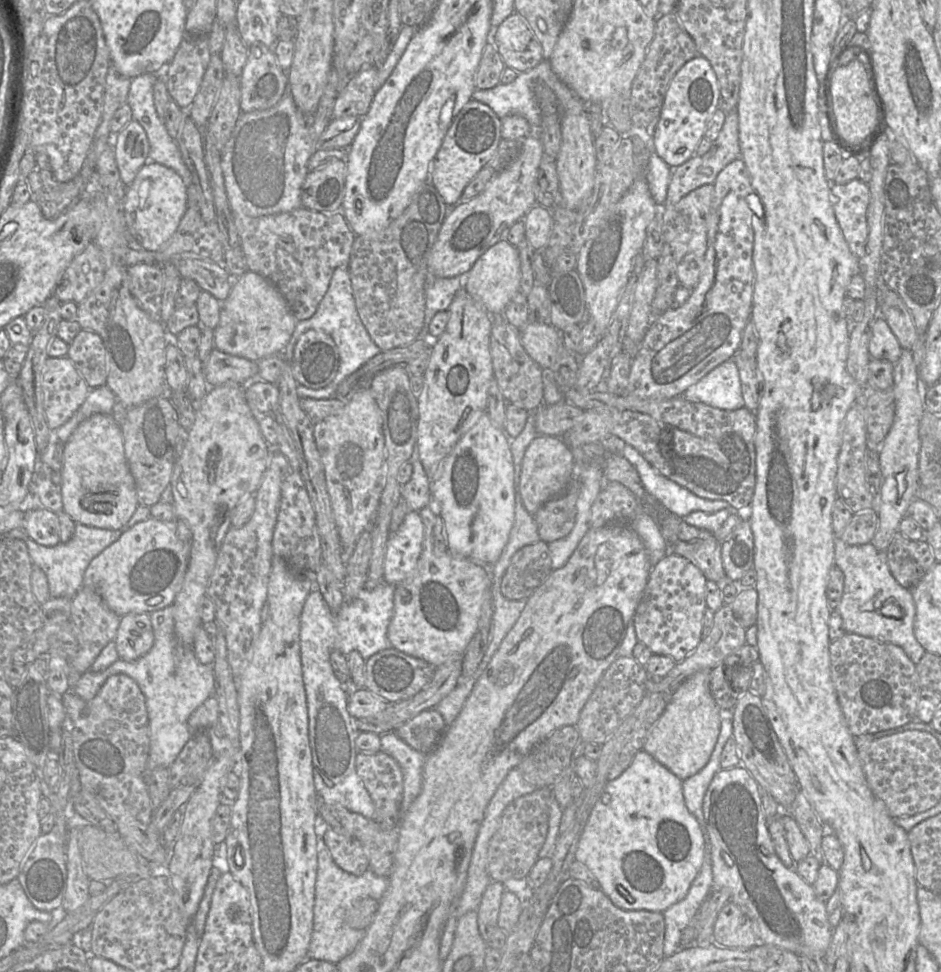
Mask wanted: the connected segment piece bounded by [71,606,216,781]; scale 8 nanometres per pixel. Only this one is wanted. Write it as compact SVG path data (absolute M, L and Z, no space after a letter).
M171 606L162 608L149 614L154 633L154 644L150 651L135 661L125 661L118 659L111 666L99 672L91 670L81 674L76 683L72 686L72 690L84 701L92 700L106 680L116 674L124 674L131 677L142 691L149 720L150 731L150 752L145 770L145 781L148 772L152 772L158 767L170 768L175 762L179 753L192 736L188 726L188 718L201 706L216 690L216 681L213 665L204 665L197 659L192 646L181 644L175 634L173 608Z

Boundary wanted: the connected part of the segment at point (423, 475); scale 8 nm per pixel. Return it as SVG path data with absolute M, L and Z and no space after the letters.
M417 443L409 462L413 465L411 479L401 486L401 499L409 510L419 512L429 506L432 500L430 492L430 479L419 458Z

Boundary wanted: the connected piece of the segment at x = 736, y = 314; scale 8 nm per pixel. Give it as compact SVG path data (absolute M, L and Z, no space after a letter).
M737 158L730 162L725 168L721 170L714 182L714 196L711 204L709 214L707 215L707 251L705 254L704 270L697 286L692 290L689 299L684 305L678 308L670 308L659 315L650 325L646 336L642 342L640 350L635 358L632 360L631 372L626 387L626 392L629 395L638 398L664 398L670 399L677 396L682 396L683 393L692 385L696 384L703 377L705 377L714 368L723 362L733 358L740 349L742 334L747 322L751 318L753 287L754 287L754 265L753 265L753 249L754 249L754 230L752 220L754 214L756 216L762 215L762 205L760 198L752 186L749 172L745 163L741 158Z

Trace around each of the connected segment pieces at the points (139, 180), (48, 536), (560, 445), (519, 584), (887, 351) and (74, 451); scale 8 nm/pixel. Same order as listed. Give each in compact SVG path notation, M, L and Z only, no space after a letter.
M148 161L138 171L134 181L126 187L123 214L129 234L148 251L158 251L168 245L188 208L188 188L182 178L171 168Z
M33 507L26 513L23 531L40 545L56 546L60 543L58 514L43 507Z
M538 435L527 448L522 462L520 493L526 510L534 516L543 504L564 492L575 473L575 460L567 443L559 437Z
M540 540L524 546L510 561L501 581L501 593L509 600L527 599L553 570L548 543Z
M878 315L872 325L872 335L868 346L871 359L885 359L896 364L902 350L885 319Z
M97 413L78 425L64 449L61 479L63 511L75 523L108 530L118 530L128 523L139 504L125 458L122 429L112 414Z

